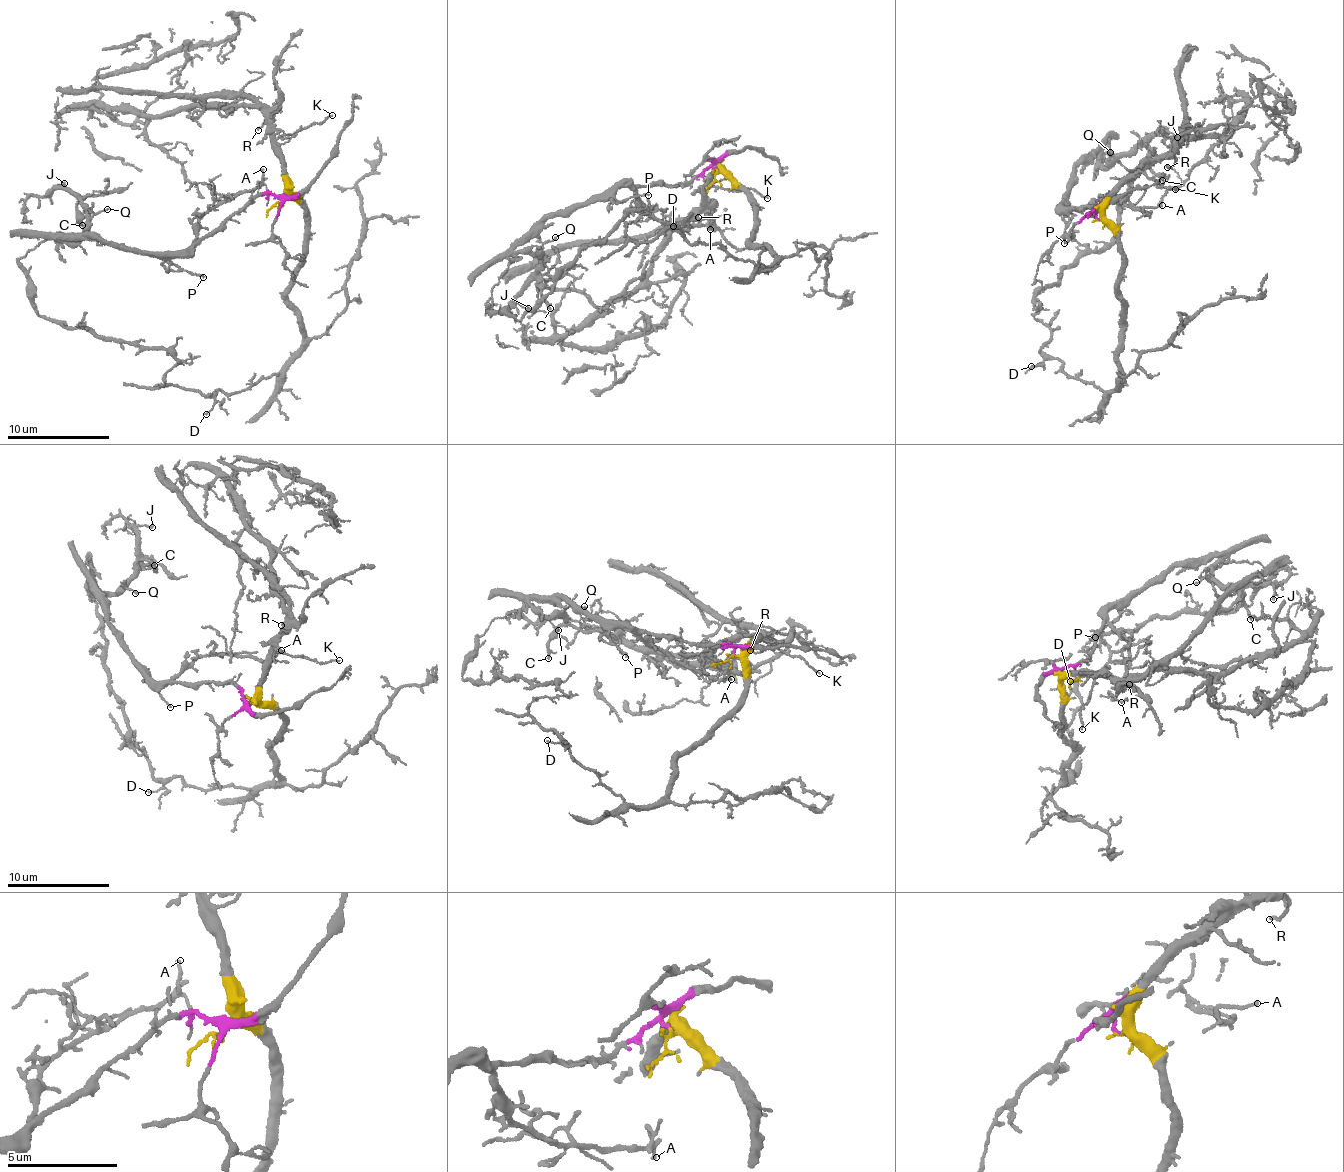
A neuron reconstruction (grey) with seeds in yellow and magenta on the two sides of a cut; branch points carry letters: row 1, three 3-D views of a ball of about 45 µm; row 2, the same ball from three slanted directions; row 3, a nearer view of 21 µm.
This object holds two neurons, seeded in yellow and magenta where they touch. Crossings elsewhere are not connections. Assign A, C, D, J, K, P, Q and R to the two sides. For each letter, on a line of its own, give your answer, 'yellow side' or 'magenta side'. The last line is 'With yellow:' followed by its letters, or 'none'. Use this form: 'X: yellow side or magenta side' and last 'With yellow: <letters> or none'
A: magenta side
C: magenta side
D: yellow side
J: magenta side
K: yellow side
P: magenta side
Q: magenta side
R: yellow side
With yellow: D, K, R

